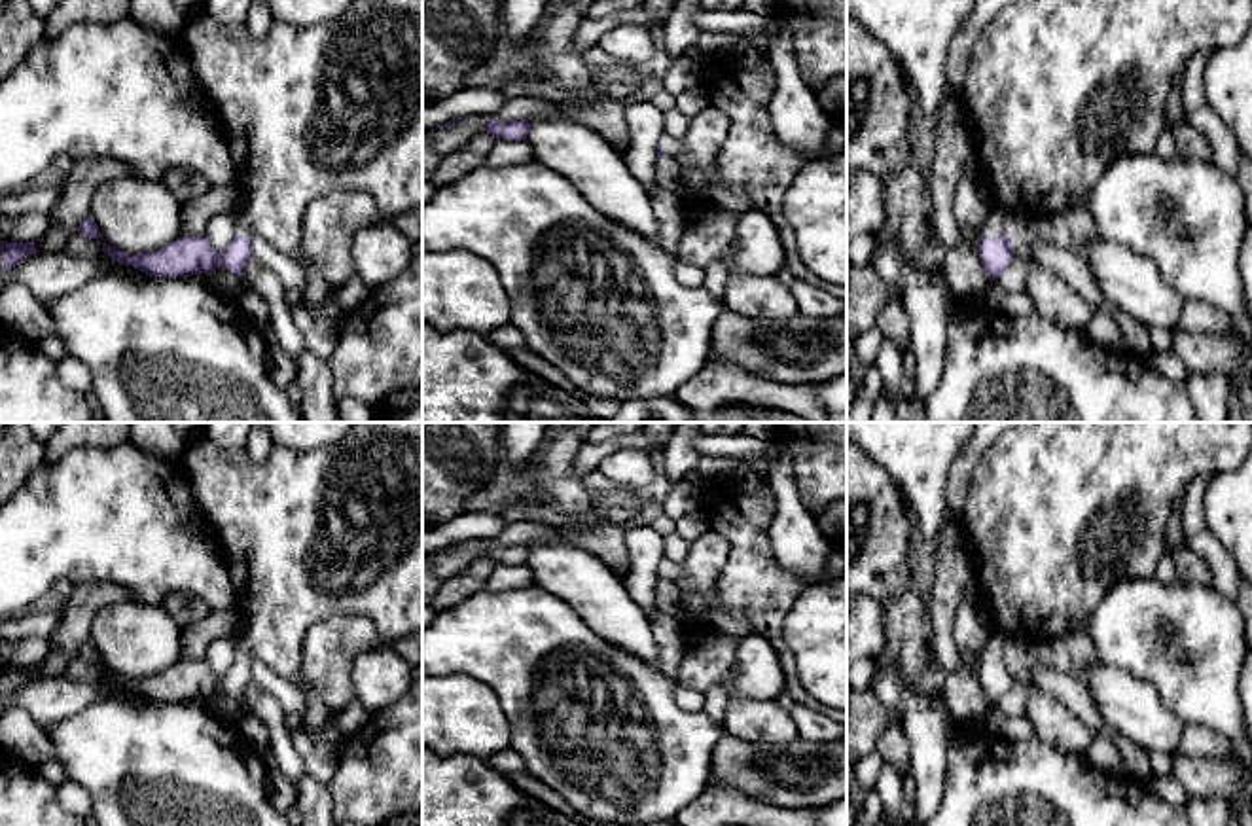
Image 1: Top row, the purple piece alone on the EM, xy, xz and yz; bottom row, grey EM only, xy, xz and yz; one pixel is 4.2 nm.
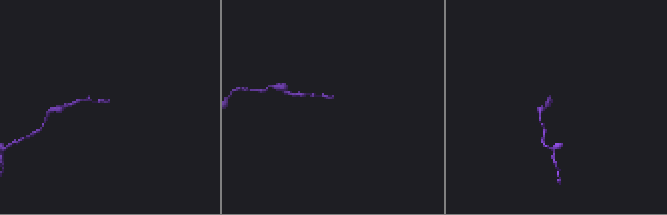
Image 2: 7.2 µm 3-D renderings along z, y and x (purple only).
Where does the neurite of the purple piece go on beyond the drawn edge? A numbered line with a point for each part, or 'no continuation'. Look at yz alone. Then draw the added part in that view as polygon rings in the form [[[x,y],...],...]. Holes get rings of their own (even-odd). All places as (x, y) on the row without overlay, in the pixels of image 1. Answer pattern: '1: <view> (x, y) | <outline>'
1: yz (1057, 514) | [[[1015,422],[985,451],[966,493],[960,529],[991,633],[983,654],[998,663],[1010,637],[1085,633],[1099,602],[1125,580],[1154,578],[1169,513],[1197,476],[1231,472],[1252,447],[1252,422]]]

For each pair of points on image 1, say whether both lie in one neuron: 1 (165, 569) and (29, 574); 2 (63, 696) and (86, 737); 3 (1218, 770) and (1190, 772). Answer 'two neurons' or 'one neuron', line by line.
1: one neuron
2: two neurons
3: one neuron

